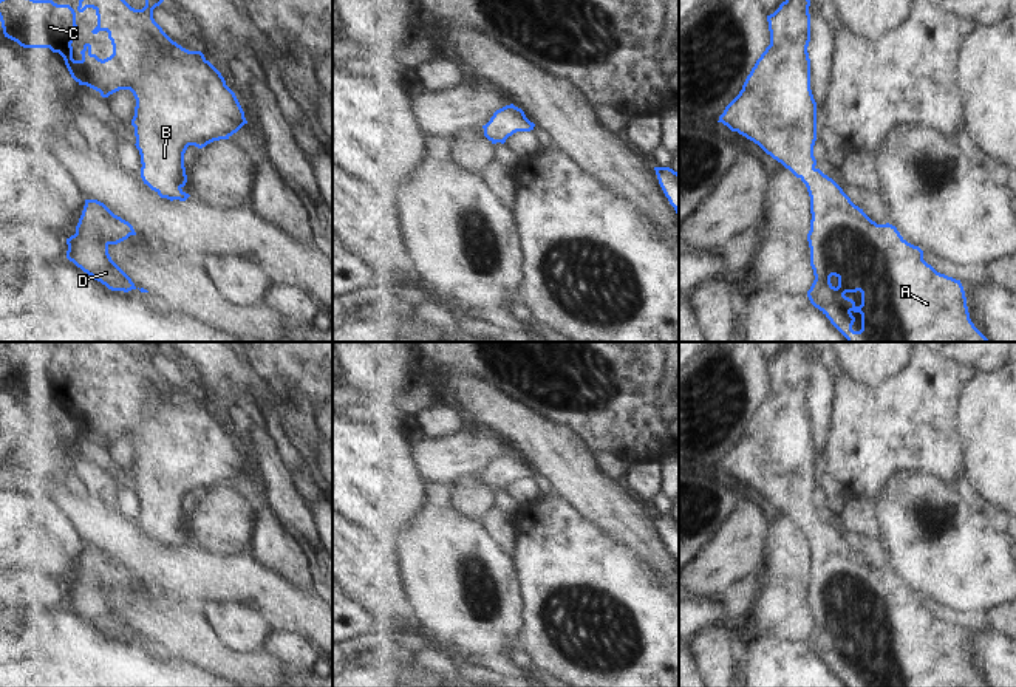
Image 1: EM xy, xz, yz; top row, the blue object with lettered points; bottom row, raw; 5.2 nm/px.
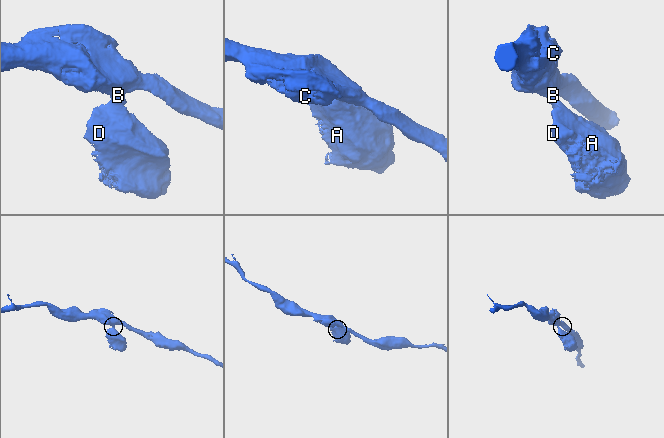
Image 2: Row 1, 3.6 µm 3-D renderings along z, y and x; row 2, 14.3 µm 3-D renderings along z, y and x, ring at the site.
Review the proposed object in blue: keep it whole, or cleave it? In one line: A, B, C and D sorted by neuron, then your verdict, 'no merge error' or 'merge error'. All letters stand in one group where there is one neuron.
groups A B C D; no merge error

